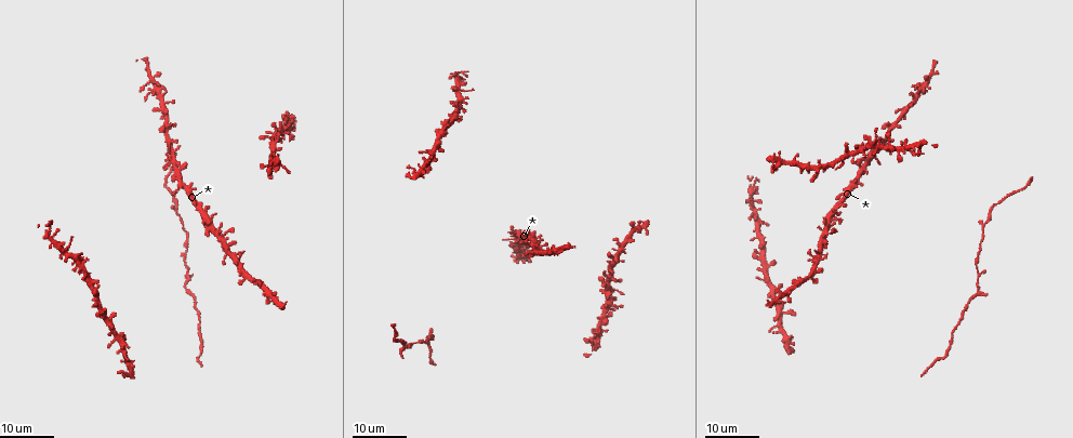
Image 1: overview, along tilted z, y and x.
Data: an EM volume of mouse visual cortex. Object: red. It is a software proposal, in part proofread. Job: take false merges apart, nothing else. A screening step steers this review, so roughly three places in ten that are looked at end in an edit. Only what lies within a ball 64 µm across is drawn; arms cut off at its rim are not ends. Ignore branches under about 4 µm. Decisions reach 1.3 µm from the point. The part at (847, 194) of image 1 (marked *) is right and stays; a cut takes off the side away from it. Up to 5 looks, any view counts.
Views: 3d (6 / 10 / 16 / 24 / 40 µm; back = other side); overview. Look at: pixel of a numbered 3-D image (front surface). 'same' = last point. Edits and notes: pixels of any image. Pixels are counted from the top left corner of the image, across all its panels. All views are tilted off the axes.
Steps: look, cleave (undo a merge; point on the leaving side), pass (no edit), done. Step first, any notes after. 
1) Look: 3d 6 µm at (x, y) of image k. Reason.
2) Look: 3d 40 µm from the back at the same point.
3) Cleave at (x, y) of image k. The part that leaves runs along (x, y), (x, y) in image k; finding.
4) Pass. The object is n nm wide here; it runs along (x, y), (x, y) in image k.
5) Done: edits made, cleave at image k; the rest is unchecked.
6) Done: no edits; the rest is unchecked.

Look: 3d 16 µm at (230, 255) of image 1. Four-way junction.

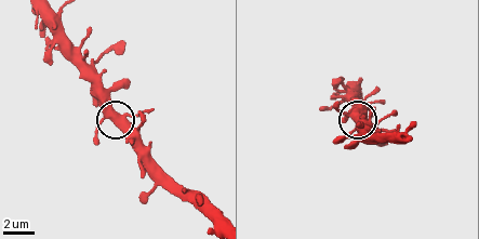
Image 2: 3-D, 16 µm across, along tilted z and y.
Look: 3d 6 µm at (108, 116) of image 2. Zoom in.

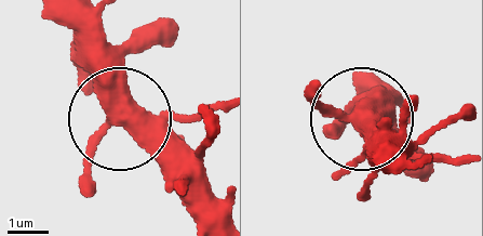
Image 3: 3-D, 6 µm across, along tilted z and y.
Pass. It runs along (67, 24), (102, 100), (190, 206) in image 3; one neuron here.

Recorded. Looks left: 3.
Look: 3d 16 µm at (513, 238) of image 1. Side arm on a straight run.

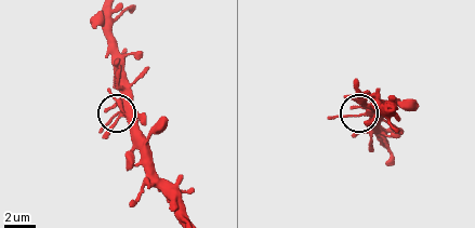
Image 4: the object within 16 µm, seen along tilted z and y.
Look: 3d 6 µm at (364, 114) of image 4.

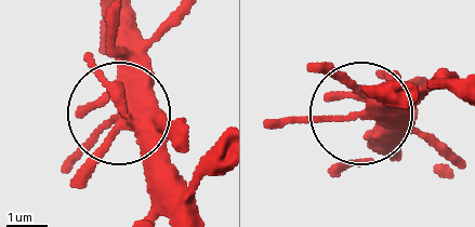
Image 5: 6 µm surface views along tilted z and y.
Pass. 3 arms meet here; it runs along (175, 215), (120, 117), (141, 31) in image 5; one neuron here.

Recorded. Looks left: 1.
Done: no edits; the rest is unchecked.

